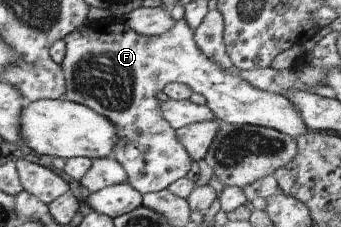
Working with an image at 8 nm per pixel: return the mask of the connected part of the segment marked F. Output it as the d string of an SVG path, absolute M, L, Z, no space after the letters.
M110 16L106 20L92 21L80 26L76 32L69 33L64 38L66 53L60 64L64 69L67 90L64 98L73 102L91 107L102 114L117 126L121 138L135 140L141 134L151 134L155 128L163 126L169 128L170 123L164 117L160 107L159 92L165 90L172 83L183 83L192 88L193 92L203 94L207 99L208 107L215 113L217 121L227 121L234 125L253 125L269 127L288 134L294 139L307 131L302 120L300 110L291 99L285 95L265 92L256 89L240 75L231 74L216 62L209 60L202 53L194 41L194 30L180 19L175 26L164 35L140 35L135 29L123 22L123 19Z

